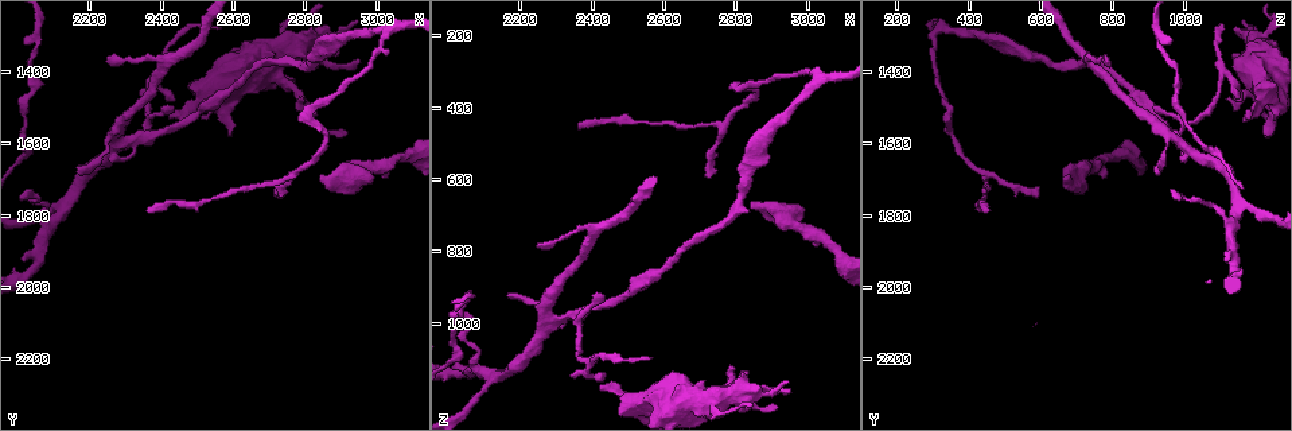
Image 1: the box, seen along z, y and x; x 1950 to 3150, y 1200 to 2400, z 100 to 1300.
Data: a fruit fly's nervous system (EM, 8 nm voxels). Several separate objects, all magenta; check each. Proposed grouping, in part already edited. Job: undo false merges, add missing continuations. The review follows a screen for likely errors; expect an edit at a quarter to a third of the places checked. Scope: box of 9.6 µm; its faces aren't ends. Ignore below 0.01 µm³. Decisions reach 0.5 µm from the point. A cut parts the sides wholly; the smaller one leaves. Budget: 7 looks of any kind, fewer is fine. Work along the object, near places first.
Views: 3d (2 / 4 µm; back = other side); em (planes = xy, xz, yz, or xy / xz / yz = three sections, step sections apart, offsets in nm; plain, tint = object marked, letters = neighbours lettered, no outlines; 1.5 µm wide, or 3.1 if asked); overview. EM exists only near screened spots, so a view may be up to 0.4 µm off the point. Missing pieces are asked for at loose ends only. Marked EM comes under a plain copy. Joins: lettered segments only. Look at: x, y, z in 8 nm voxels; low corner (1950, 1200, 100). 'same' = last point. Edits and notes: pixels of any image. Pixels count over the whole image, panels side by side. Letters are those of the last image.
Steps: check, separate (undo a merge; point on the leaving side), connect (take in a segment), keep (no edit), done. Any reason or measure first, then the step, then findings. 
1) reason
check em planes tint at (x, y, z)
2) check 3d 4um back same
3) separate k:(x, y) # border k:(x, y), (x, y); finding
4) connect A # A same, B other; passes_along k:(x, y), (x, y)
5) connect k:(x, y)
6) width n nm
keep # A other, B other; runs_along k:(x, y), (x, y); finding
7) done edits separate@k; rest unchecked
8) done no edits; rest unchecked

check 3d 4um back at (2850, 1710, 670)

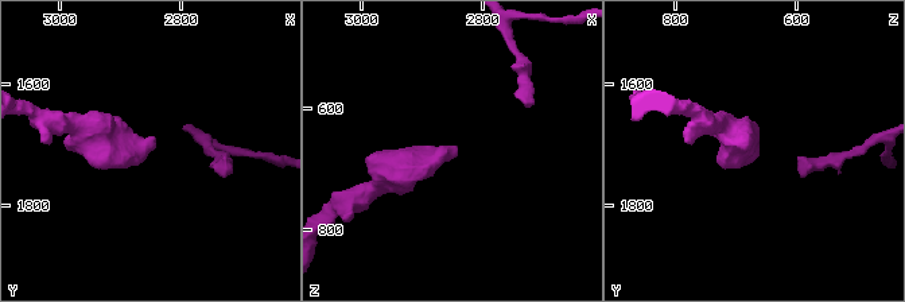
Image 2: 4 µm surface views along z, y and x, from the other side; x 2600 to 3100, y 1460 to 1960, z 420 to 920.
shape alone is not enough
check em planes letters at (2845, 1705, 665)

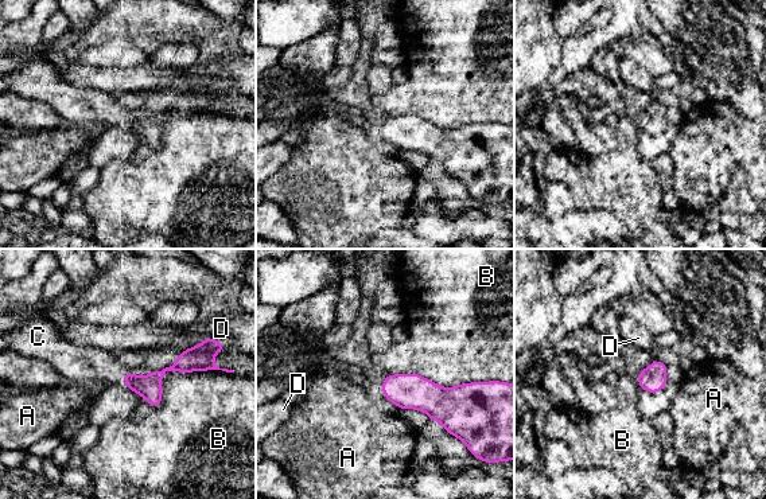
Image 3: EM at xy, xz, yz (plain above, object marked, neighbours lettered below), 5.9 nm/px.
connect C # A other, B other, C same, D other; it goes on there

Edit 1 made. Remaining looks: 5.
an open end
check em planes letters at (2250, 1370, 780)

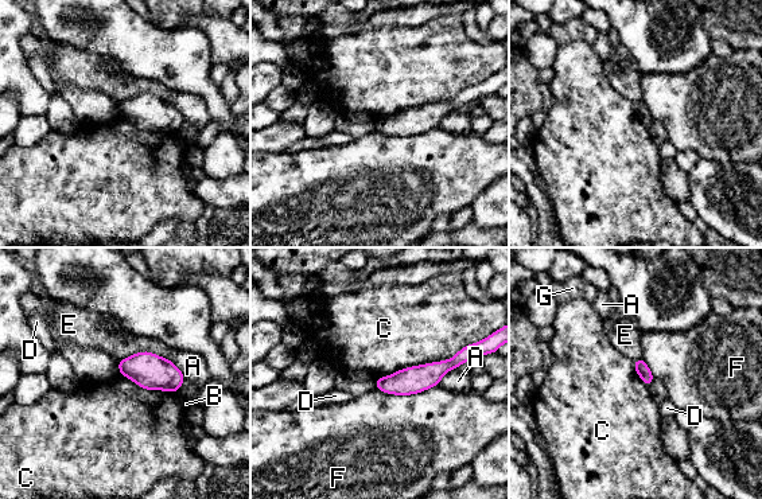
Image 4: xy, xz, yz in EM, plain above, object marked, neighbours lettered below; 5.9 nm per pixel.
keep # A other, B other, C other, D other, E other, F other, G other; runs_along 4:(458, 358), (428, 375), (378, 385); none of them fits

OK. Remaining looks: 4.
branch stops here
check em planes letters at (2590, 1570, 1220)

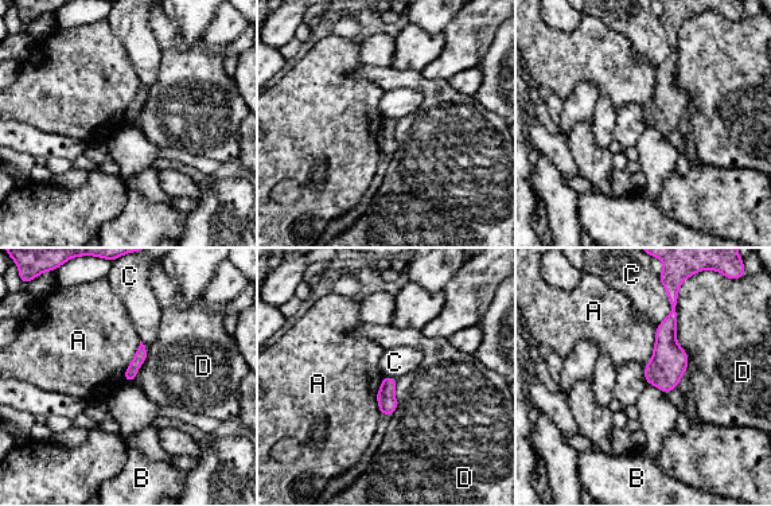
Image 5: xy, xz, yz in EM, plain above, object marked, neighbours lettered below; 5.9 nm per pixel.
keep # A other, B other, C other, D other; border 5:(664, 285), (670, 312), (658, 323); none of them fits

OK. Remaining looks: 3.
done edits connect@3; rest unchecked

